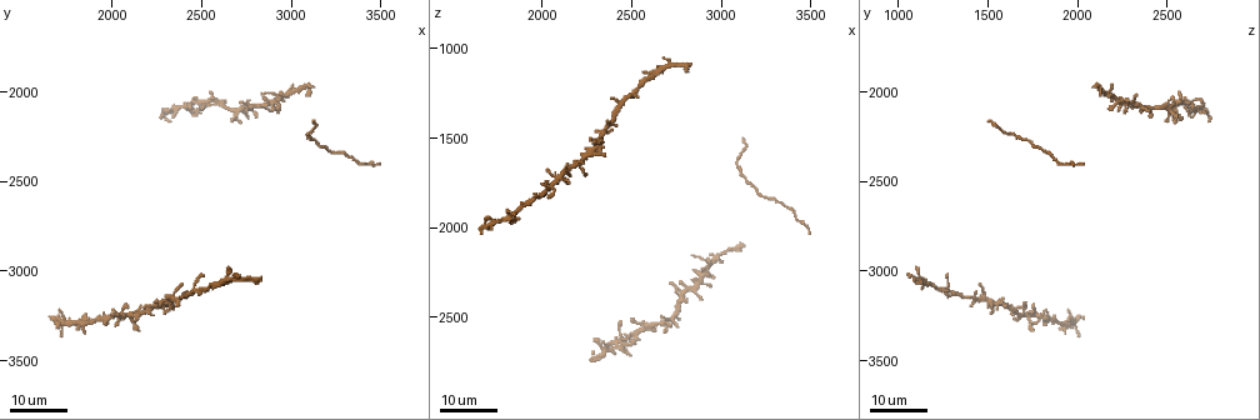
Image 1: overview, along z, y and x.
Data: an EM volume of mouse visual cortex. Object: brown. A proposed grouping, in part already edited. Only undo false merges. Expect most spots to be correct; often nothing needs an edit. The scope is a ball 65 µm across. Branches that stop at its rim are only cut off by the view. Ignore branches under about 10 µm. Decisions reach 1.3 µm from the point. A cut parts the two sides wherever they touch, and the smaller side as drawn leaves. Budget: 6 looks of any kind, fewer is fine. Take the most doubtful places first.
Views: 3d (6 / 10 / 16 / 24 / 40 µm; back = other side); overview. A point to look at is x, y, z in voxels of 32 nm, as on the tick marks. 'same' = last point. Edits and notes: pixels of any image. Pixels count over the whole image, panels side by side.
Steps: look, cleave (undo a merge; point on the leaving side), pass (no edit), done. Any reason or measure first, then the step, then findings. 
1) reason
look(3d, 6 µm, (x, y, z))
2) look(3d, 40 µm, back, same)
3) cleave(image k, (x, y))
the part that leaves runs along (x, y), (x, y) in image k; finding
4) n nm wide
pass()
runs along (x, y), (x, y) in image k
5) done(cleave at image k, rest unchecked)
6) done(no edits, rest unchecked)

four or more arms meet
look(3d, 16 µm, (2340, 3160, 1500))

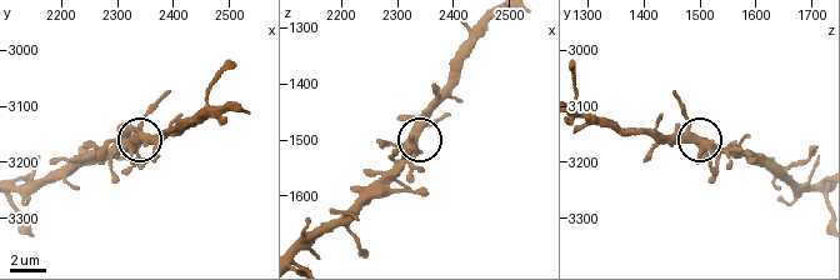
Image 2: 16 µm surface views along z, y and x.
look(3d, 6 µm, (2335, 3165, 1485))

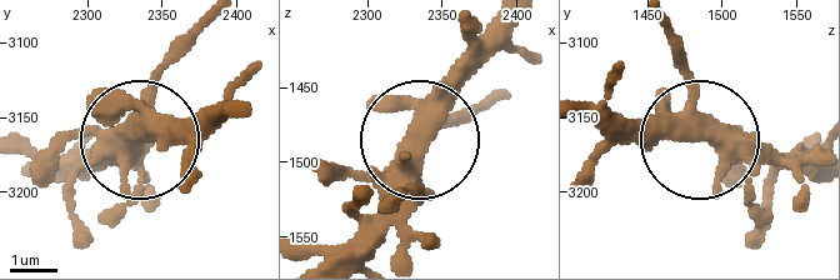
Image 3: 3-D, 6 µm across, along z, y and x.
pass()
all the same neuron

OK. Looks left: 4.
looks like a crossing
look(3d, 16 µm, (2940, 2040, 2200))

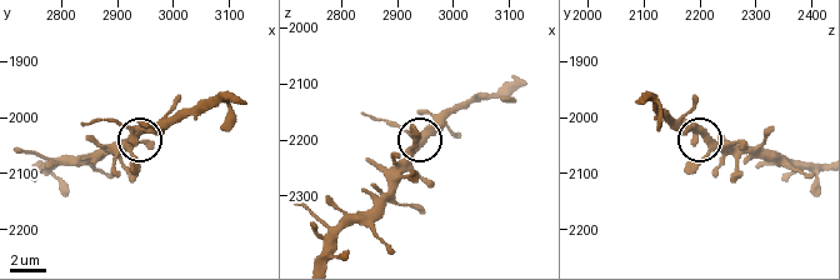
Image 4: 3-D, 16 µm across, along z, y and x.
closer look
look(3d, 6 µm, (2920, 2045, 2220))

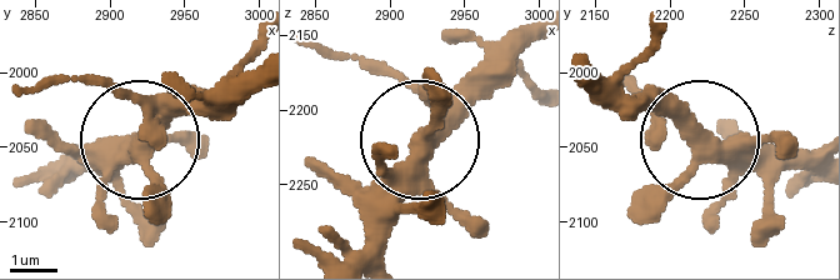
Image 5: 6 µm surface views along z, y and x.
pass()
all the same neuron

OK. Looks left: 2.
calibre changes
look(3d, 16 µm, (3100, 2260, 1680))

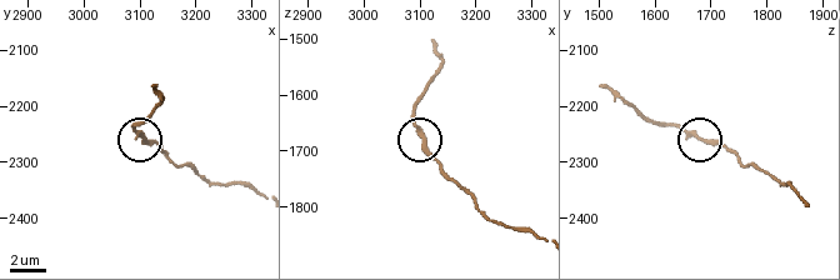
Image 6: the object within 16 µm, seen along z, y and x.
look(3d, 6 µm, (3095, 2250, 1660))

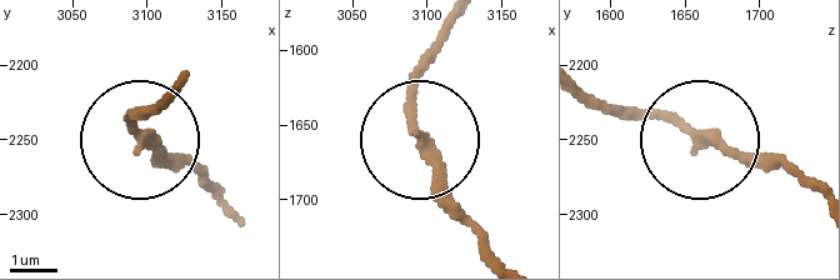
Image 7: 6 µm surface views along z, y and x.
220 nm wide
pass()
all the same neuron

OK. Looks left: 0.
done(no edits, rest unchecked)

